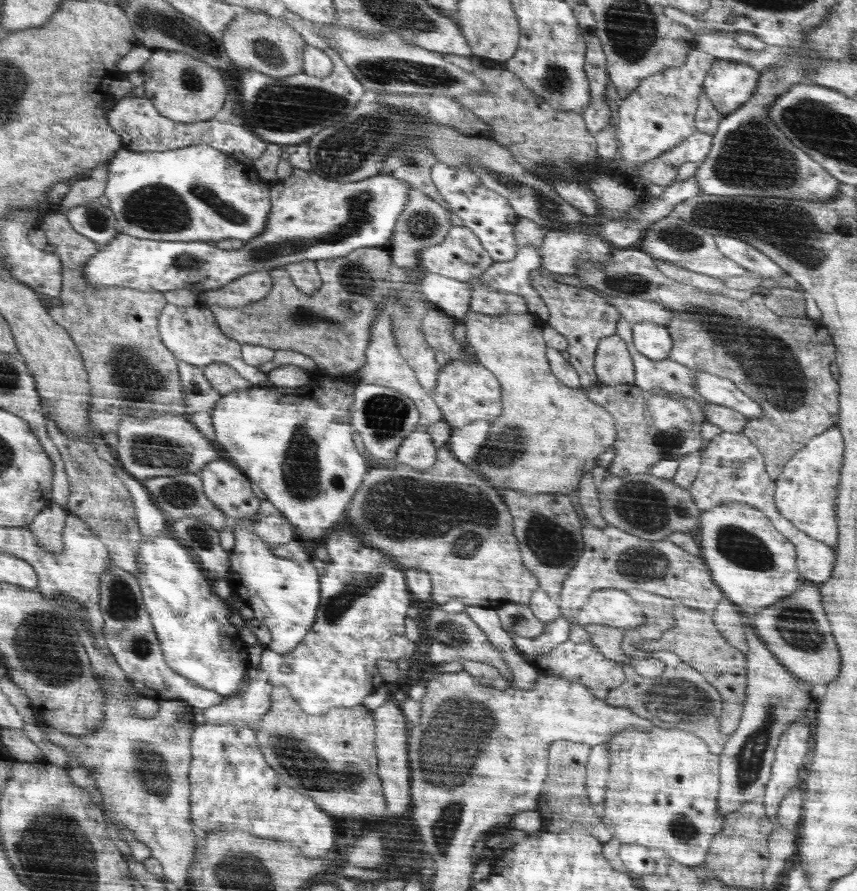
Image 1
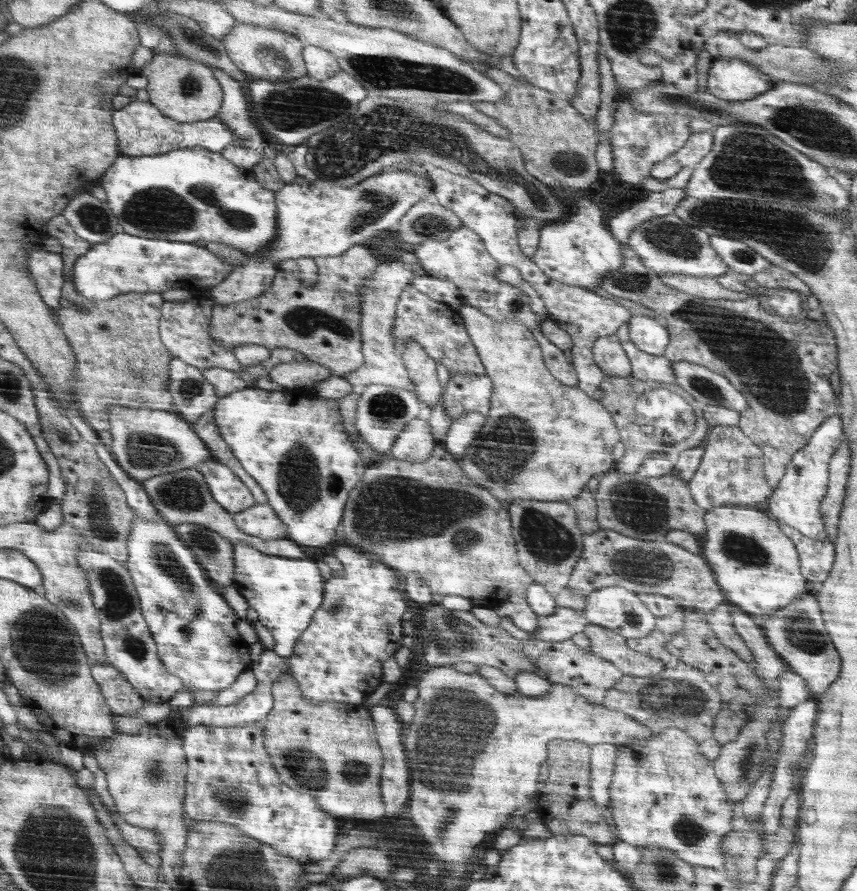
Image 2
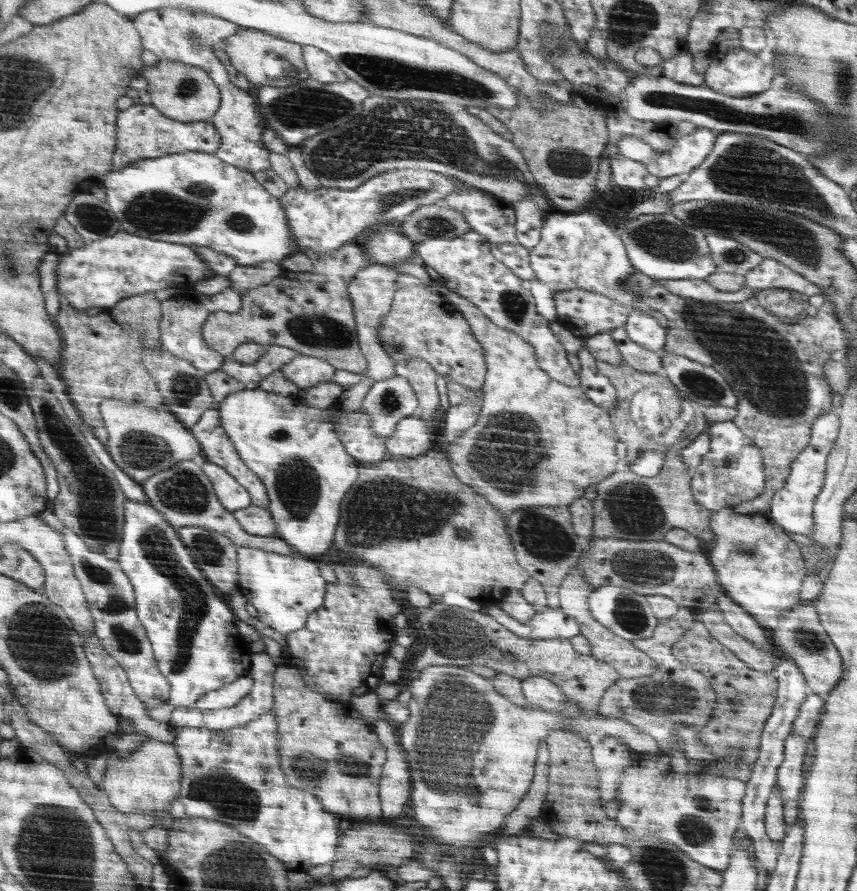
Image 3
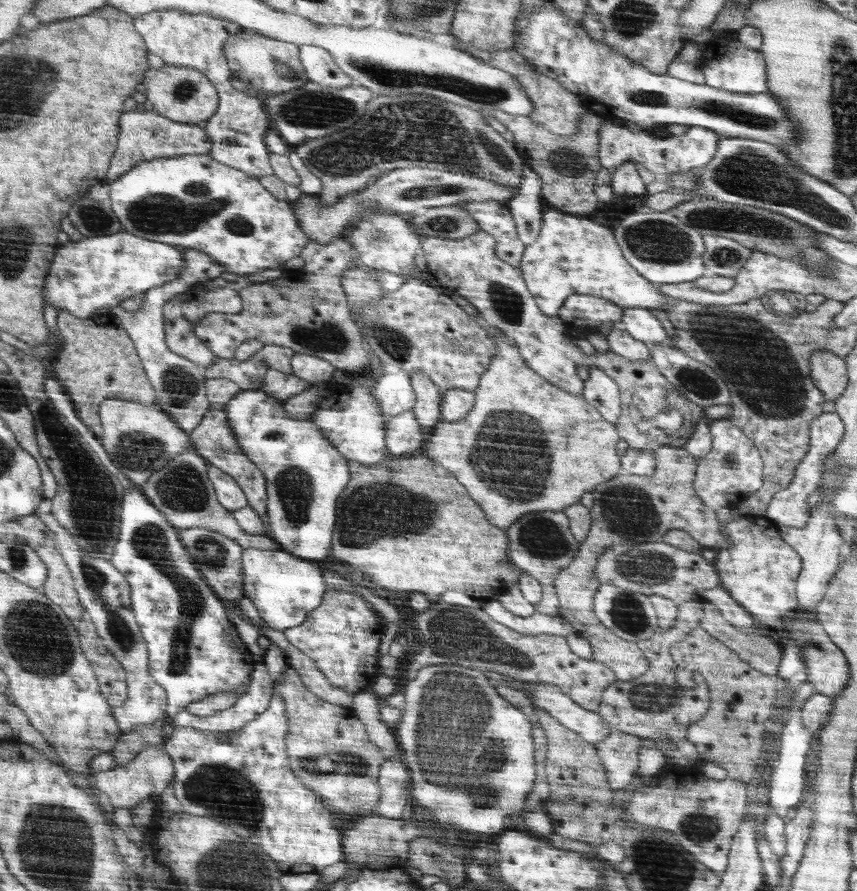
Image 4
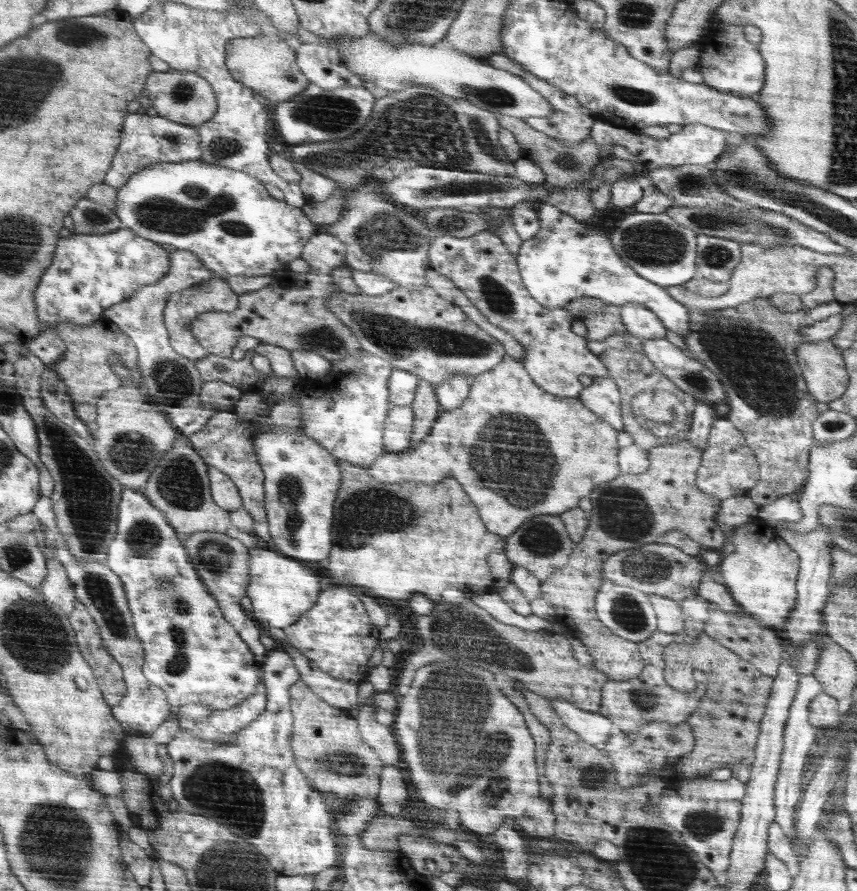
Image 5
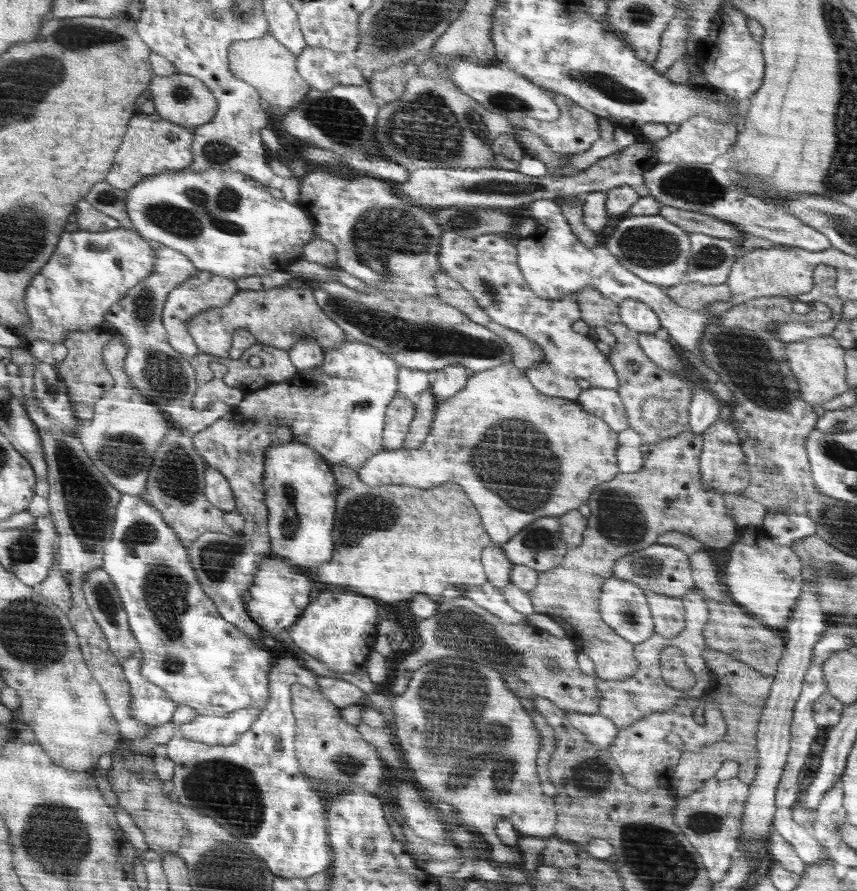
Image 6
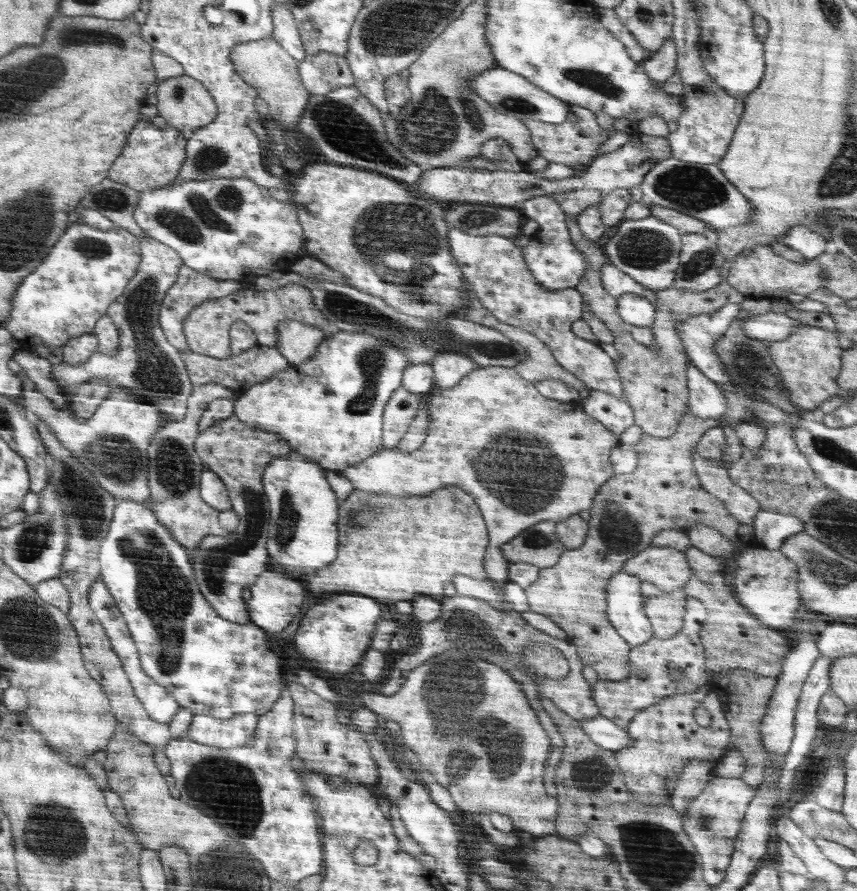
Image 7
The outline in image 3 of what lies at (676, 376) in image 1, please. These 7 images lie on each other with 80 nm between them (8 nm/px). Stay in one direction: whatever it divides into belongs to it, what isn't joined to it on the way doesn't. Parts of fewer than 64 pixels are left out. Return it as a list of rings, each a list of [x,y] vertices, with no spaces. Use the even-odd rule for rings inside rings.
[[[618,327],[609,331],[616,342],[616,348],[622,360],[636,371],[660,374],[660,353],[646,350],[644,346],[628,339],[625,327]]]

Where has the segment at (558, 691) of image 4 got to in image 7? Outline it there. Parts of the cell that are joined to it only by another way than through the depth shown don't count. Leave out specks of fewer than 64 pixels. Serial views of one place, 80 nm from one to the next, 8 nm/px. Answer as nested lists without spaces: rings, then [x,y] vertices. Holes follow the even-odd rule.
[[[601,714],[594,719],[578,719],[578,721],[584,731],[589,733],[590,740],[593,740],[594,744],[602,745],[602,748],[607,748],[608,751],[620,751],[621,748],[632,744],[628,729],[621,728]]]

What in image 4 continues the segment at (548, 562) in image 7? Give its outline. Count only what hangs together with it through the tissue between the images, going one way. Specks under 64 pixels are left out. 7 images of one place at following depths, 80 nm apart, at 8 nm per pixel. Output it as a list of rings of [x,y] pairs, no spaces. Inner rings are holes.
[[[564,510],[536,511],[522,515],[506,530],[509,537],[510,560],[525,574],[529,574],[538,580],[544,589],[543,599],[534,604],[535,612],[554,616],[561,610],[555,591],[555,580],[562,570],[570,566],[581,546],[580,542],[575,539],[570,526],[569,517]]]

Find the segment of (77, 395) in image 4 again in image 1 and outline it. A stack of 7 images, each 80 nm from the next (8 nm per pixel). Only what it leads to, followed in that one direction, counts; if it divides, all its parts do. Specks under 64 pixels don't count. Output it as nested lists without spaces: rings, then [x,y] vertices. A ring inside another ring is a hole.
[[[52,212],[43,216],[38,226],[46,234],[47,244],[50,244],[62,264],[64,285],[61,287],[60,302],[52,305],[45,302],[50,315],[59,325],[62,325],[76,345],[83,366],[88,376],[90,389],[89,421],[102,434],[117,432],[122,417],[130,415],[138,420],[150,419],[160,415],[186,416],[185,393],[181,386],[180,362],[161,340],[160,316],[166,303],[165,293],[158,291],[139,291],[124,287],[91,287],[85,277],[85,266],[94,255],[101,250],[102,245],[79,233],[69,223],[64,212]]]

